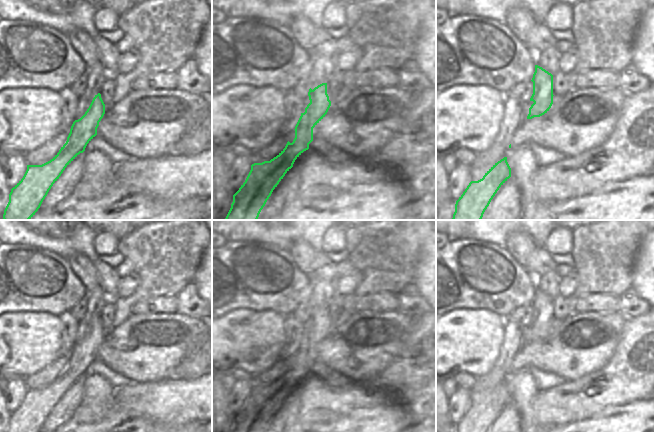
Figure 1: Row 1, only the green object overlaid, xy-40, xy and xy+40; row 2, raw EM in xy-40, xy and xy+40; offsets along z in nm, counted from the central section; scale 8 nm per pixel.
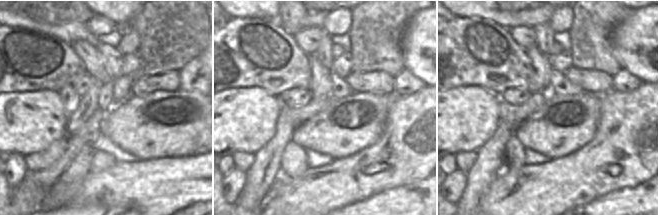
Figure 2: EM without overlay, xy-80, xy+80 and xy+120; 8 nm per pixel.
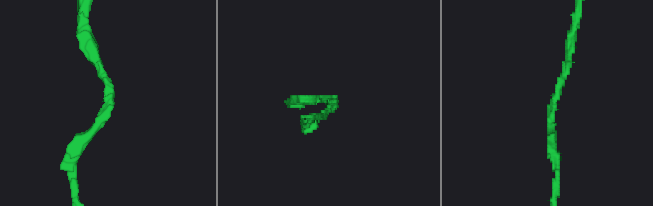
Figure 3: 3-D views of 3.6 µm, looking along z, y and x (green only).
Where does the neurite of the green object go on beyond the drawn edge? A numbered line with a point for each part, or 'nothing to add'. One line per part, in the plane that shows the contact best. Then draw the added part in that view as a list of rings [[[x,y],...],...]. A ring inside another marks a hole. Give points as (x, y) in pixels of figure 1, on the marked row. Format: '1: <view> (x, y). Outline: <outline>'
nothing to add

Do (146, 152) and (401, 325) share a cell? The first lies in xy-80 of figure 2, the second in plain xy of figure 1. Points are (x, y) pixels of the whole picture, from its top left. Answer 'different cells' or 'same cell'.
same cell

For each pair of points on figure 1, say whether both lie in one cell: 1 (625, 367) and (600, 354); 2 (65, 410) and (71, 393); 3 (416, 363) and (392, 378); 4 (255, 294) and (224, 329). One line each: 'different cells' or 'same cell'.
1: different cells
2: same cell
3: same cell
4: different cells

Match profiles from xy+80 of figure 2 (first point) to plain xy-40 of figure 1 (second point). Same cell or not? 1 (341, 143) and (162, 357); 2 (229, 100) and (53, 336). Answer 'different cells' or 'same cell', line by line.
1: same cell
2: same cell

